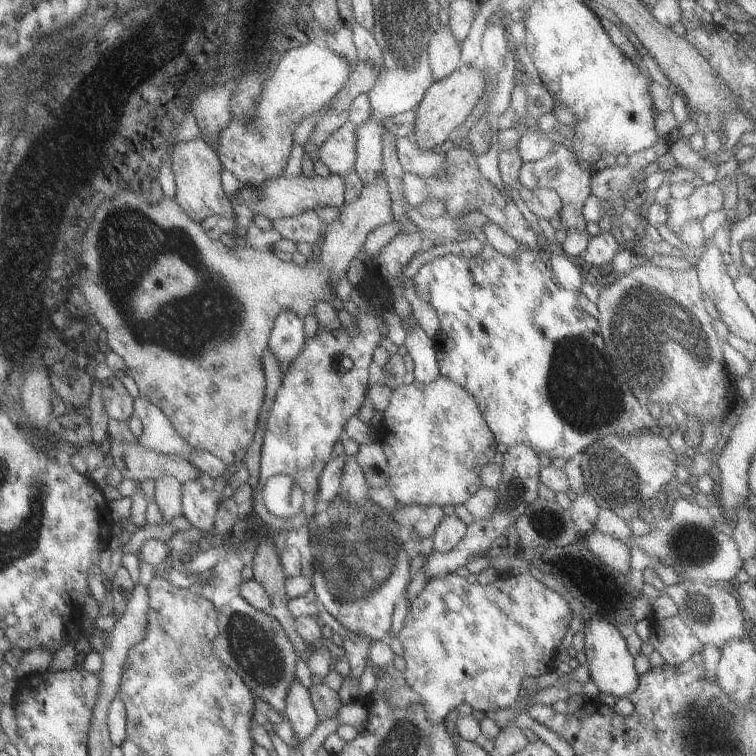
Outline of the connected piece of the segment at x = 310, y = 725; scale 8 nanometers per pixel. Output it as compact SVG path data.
M297 678L289 685L284 702L284 716L298 742L308 737L318 723L308 690L301 686Z

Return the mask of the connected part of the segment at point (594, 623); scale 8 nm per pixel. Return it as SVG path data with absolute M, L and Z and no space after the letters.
M599 616L586 619L582 628L584 634L584 653L588 666L588 678L599 692L612 694L615 698L625 697L635 690L638 675L633 670L633 657L627 651L623 636L609 622Z

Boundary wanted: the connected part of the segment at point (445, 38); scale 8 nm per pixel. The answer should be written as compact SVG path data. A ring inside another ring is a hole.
M438 24L433 27L431 38L426 46L428 67L432 82L441 80L461 65L459 61L460 45L447 26Z

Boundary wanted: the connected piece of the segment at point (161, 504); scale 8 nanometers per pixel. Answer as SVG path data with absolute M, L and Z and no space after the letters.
M164 474L154 480L154 495L152 500L158 506L162 514L162 522L170 522L171 519L181 515L180 496L181 483L173 476Z

